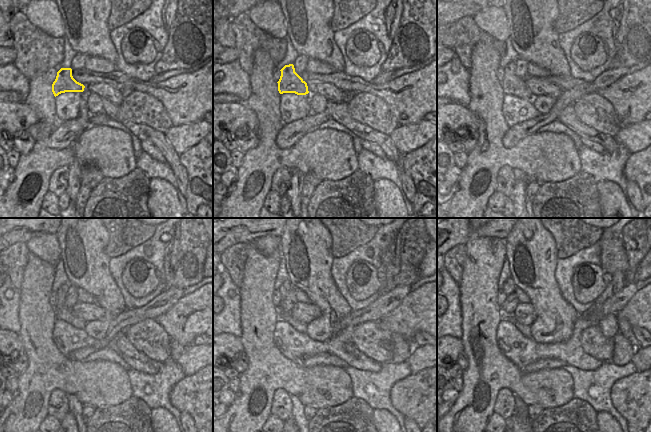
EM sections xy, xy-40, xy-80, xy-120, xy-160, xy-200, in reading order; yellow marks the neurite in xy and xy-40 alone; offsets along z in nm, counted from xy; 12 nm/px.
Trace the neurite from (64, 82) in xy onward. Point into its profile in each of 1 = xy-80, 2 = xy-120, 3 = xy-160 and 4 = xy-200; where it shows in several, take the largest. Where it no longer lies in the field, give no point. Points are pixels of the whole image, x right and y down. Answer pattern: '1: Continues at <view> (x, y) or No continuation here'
1: Continues at xy-80 (512, 85)
2: Continues at xy-120 (62, 312)
3: Continues at xy-160 (286, 287)
4: Continues at xy-200 (509, 286)

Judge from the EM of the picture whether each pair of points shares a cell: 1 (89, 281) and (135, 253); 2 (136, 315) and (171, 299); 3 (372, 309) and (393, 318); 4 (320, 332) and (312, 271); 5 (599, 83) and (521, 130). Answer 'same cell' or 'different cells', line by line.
1: different cells
2: same cell
3: different cells
4: same cell
5: same cell

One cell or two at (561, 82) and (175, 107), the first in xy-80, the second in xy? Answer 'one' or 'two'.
one

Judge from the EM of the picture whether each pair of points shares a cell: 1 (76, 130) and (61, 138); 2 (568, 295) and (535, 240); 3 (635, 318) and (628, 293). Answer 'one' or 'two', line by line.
1: one
2: two
3: two

